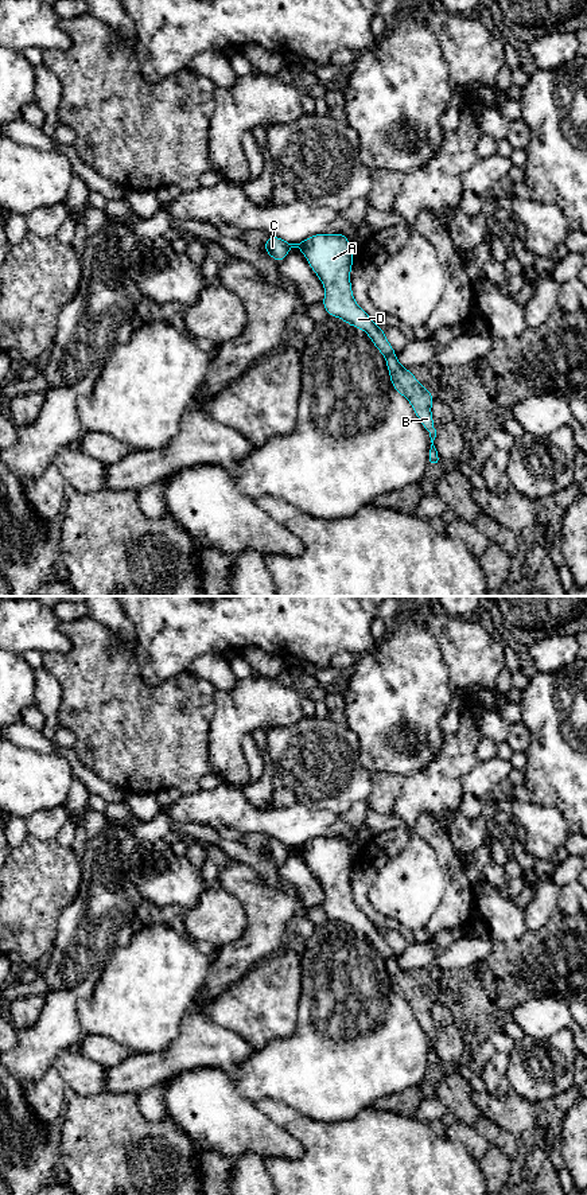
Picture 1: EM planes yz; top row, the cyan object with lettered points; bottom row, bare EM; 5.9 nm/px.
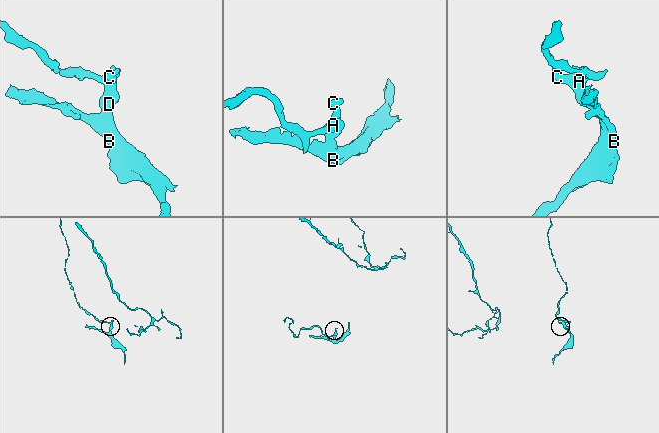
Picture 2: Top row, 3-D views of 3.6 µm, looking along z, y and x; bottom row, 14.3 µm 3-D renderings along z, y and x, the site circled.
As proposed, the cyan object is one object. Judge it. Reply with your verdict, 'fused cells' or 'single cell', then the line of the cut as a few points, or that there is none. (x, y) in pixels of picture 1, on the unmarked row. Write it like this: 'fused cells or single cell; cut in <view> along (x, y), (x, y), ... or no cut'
fused cells; cut in yz along (395, 956), (385, 960)

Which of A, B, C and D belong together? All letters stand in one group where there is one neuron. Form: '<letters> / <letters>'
A C D / B

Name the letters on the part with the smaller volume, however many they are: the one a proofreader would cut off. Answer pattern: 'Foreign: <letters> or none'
Foreign: B

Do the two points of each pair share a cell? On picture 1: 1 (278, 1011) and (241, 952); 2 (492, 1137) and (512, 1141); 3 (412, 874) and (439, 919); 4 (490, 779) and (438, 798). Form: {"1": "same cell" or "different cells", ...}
{"1": "different cells", "2": "same cell", "3": "different cells", "4": "different cells"}

